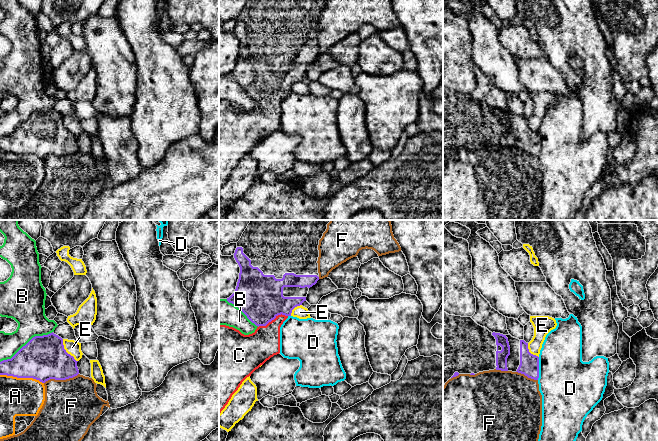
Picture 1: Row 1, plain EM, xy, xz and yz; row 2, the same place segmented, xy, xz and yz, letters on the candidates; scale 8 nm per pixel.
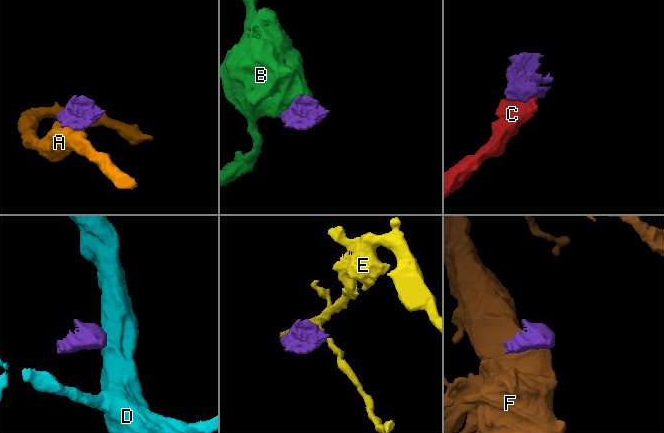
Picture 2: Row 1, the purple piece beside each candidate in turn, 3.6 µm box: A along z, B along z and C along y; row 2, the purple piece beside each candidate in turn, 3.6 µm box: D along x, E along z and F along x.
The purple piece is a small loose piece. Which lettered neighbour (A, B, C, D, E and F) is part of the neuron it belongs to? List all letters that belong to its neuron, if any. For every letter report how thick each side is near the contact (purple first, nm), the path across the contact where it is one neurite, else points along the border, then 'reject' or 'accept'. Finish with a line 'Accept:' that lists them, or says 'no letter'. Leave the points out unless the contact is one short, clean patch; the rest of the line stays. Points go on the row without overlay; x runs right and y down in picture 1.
A: 360/300 nm | reject
B: 360/260 nm | reject
C: 360/240 nm | accept
D: 160/440 nm | along yz (539, 133), (539, 153), (537, 155) | reject
E: 360/120 nm | along xy (62, 115), (64, 125), (77, 137) | reject
F: 360/440 nm | reject
Accept: C

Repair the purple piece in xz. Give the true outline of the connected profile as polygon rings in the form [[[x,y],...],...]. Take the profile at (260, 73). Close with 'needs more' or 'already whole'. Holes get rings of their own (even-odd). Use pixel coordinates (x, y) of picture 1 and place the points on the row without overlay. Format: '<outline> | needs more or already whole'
[[[248,0],[240,16],[234,34],[240,43],[234,69],[227,74],[257,102],[254,109],[242,110],[239,106],[219,101],[219,190],[228,180],[242,158],[274,131],[280,129],[280,103],[291,92],[292,86],[306,77],[309,64],[319,56],[319,16],[327,0]]] | needs more

